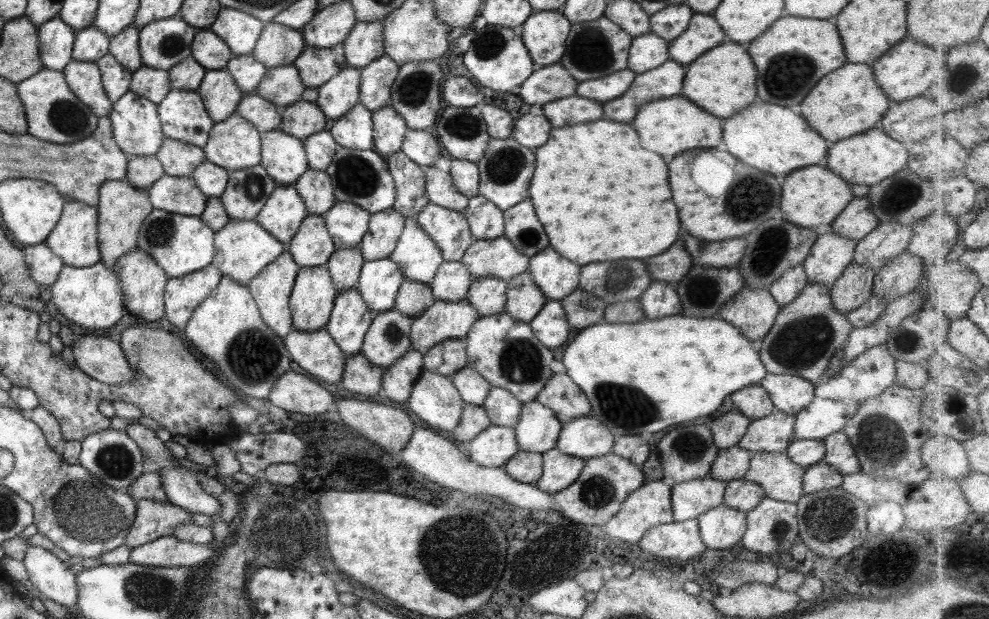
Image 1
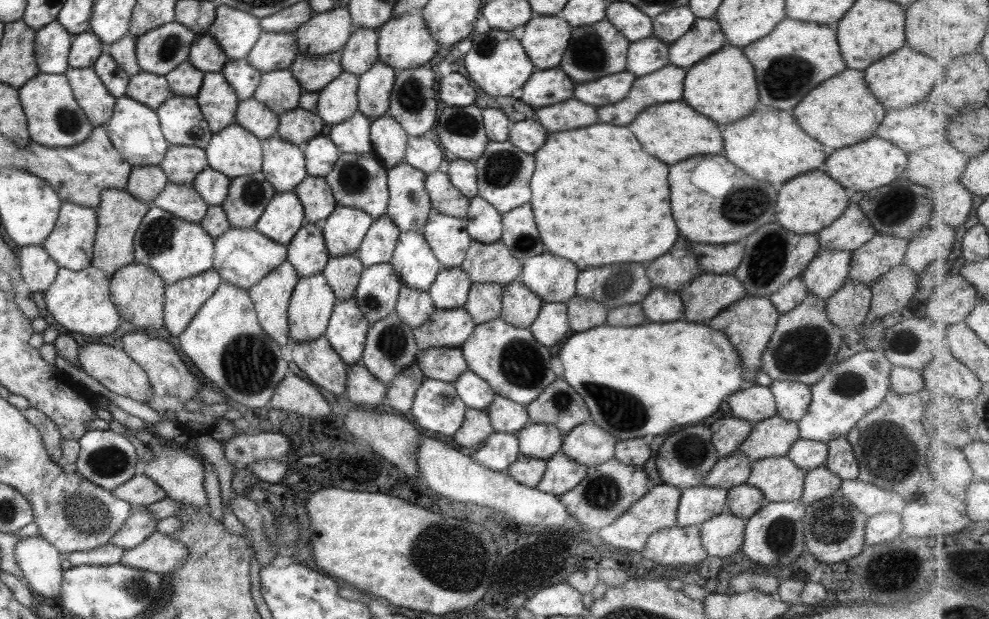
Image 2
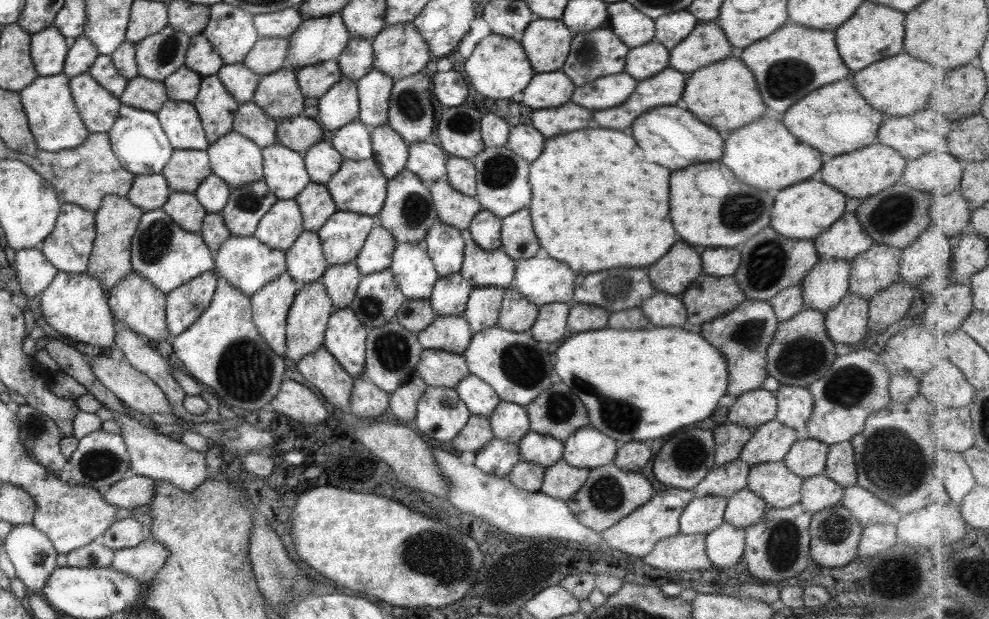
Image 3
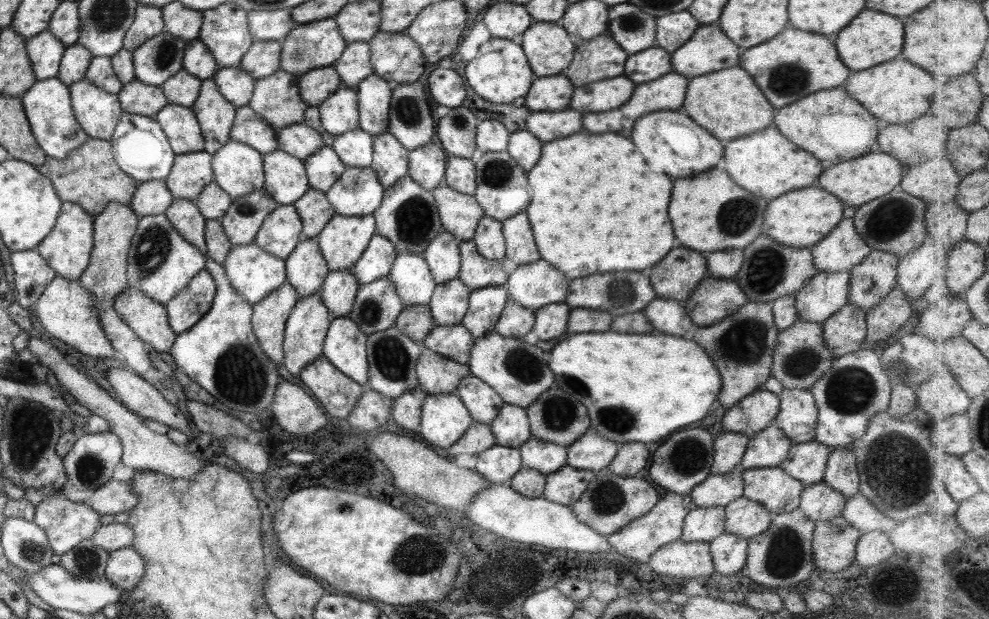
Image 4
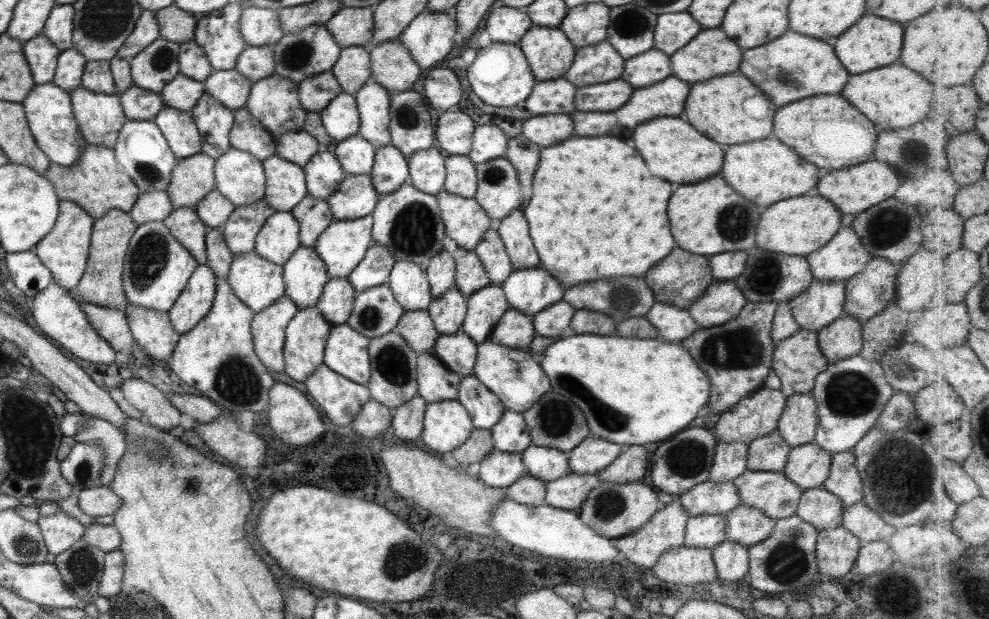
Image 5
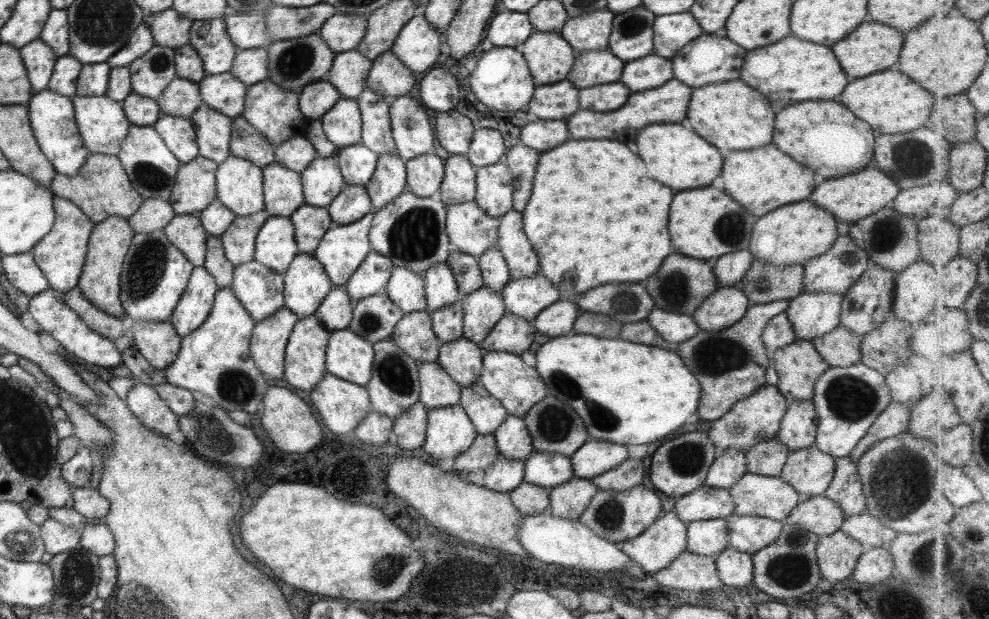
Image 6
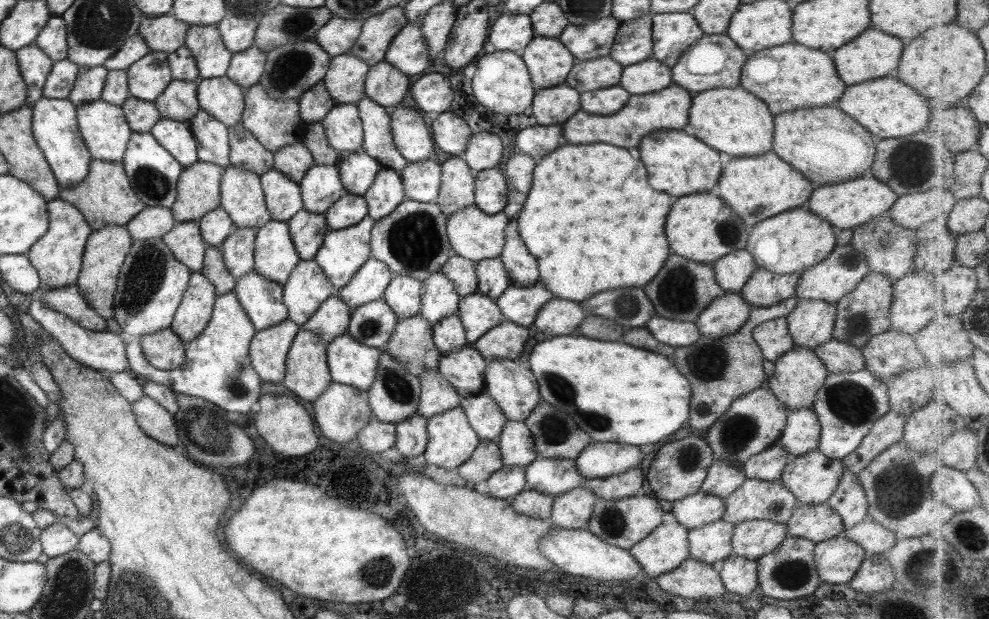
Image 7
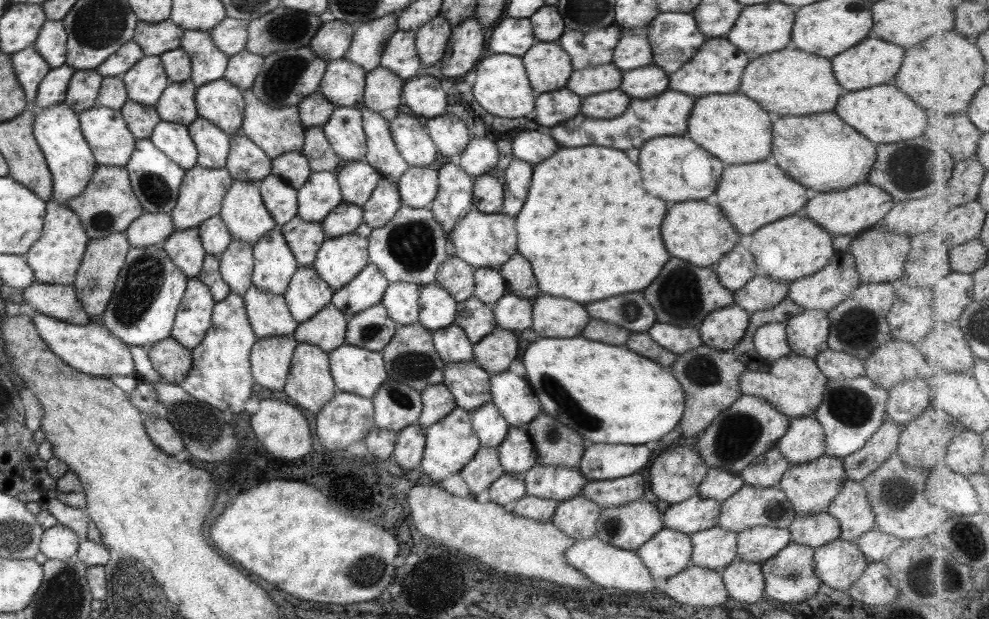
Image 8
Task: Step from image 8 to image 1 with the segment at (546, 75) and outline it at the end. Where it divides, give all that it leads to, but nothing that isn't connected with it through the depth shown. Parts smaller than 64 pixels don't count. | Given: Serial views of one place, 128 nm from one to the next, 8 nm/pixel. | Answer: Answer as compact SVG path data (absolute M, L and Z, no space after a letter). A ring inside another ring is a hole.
M535 11L521 25L521 40L533 64L559 62L572 24L557 11Z

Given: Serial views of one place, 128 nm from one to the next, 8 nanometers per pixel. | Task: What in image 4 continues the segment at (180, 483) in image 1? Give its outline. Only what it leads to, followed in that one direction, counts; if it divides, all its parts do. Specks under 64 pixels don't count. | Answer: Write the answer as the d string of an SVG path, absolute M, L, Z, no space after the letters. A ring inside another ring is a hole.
M35 333L27 336L27 348L35 354L37 362L53 372L57 382L63 386L68 400L77 402L88 408L92 414L97 414L105 419L109 432L119 438L122 447L120 462L133 471L148 471L163 474L173 479L193 479L194 475L204 466L199 458L186 451L185 447L177 446L167 439L166 434L155 434L139 420L139 416L127 410L116 397L111 397L105 390L99 387L93 380L89 380L85 374L77 372L64 356L51 345L51 341Z

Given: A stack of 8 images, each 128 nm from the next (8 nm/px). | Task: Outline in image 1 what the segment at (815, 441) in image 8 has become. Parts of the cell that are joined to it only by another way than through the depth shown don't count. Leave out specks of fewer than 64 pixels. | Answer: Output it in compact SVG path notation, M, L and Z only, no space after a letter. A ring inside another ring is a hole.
M767 373L758 385L766 390L775 410L790 415L805 408L814 395L814 384L789 374Z

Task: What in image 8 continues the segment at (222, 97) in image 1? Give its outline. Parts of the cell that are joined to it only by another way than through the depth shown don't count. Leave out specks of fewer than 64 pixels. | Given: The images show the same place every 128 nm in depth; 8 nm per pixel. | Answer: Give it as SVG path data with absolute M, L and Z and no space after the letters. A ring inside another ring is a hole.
M199 116L186 127L196 148L196 164L208 169L224 168L230 137Z

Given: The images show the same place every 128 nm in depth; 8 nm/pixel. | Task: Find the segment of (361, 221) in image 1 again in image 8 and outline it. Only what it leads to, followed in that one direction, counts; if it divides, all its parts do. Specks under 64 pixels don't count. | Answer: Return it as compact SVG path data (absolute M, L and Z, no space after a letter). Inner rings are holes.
M361 224L349 234L326 238L317 251L312 267L331 290L345 286L368 262L371 228Z

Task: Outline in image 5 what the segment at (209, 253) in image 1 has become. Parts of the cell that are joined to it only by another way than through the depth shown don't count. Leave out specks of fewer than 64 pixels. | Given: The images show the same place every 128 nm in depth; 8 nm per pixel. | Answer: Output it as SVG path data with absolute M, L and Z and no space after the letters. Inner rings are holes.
M145 222L136 226L122 262L121 280L125 298L128 303L142 309L166 313L197 265L197 261L171 236L162 222Z

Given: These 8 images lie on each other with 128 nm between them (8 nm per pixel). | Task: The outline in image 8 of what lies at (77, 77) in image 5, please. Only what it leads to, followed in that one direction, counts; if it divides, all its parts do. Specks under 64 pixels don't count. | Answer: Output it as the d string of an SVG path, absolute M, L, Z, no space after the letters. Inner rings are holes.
M65 63L60 67L49 69L49 72L40 83L31 107L41 110L51 105L63 103L73 71L73 68Z

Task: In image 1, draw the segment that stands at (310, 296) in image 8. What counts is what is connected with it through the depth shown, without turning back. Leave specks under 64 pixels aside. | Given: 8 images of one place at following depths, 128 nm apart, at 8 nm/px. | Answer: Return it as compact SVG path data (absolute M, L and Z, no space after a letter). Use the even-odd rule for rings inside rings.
M307 214L286 248L298 267L312 267L325 265L335 245L321 215Z

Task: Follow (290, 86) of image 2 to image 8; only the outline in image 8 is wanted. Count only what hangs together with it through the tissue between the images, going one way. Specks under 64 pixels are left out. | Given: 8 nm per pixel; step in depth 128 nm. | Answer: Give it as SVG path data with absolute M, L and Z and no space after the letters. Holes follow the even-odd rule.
M250 89L242 91L244 100L243 120L240 133L245 135L267 157L273 159L286 152L301 152L305 127L300 123L296 105L273 108L255 97Z

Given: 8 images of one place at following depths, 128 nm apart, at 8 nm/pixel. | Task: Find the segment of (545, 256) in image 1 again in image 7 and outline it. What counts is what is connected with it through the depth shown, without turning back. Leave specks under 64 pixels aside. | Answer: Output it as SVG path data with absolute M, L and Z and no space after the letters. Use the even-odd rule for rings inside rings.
M537 282L529 287L510 284L495 301L505 319L527 327L534 322L537 310L549 299L553 299L549 290Z

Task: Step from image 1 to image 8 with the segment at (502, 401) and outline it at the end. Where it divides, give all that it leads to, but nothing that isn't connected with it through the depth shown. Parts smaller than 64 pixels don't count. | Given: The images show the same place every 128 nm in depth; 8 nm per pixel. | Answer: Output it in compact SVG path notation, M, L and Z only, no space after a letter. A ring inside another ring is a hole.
M509 427L504 441L496 450L505 474L522 475L537 464L536 451L524 428Z

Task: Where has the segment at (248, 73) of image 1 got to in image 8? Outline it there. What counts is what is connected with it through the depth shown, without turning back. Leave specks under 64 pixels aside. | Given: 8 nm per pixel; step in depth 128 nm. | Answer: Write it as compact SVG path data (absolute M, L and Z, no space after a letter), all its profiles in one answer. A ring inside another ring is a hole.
M218 79L196 88L197 116L213 123L227 136L240 133L244 100L242 90Z

